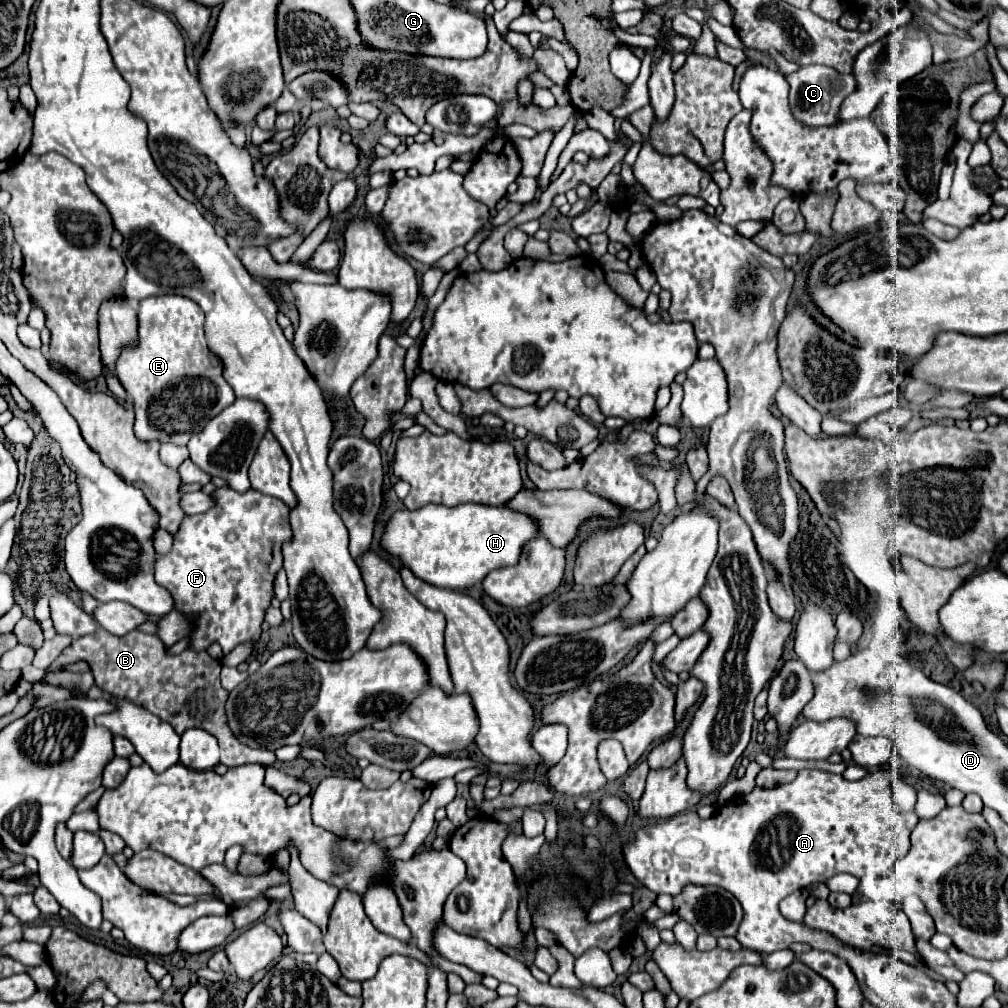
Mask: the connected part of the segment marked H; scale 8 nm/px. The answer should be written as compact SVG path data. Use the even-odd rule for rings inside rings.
M464 503L458 507L426 505L418 511L398 511L386 523L382 547L396 555L412 573L436 587L468 589L490 571L520 561L522 547L540 535L536 519L510 507Z

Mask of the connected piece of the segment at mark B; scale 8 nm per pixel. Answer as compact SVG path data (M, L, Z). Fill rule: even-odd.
M98 625L98 629L92 635L74 639L72 645L66 647L60 653L60 657L52 663L52 669L74 661L86 661L90 665L90 671L94 675L94 685L100 687L106 695L114 699L126 699L134 705L144 707L146 711L170 723L178 735L182 735L186 729L192 727L200 727L212 733L222 749L220 763L224 763L226 767L236 767L244 763L270 765L276 761L274 751L246 747L232 735L224 715L228 691L222 689L220 685L220 661L212 659L206 651L188 649L180 655L168 655L164 651L164 643L156 635L132 631L124 637L116 637ZM186 665L194 667L194 677L188 681L188 685L174 683L172 679L174 671Z

